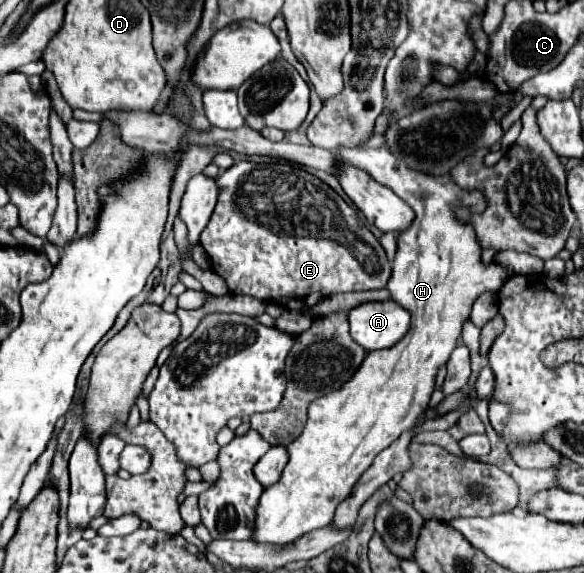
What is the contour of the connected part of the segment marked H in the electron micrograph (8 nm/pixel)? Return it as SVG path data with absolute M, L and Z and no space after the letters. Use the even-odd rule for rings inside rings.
M376 134L370 142L366 142L362 152L338 152L338 156L352 162L354 166L362 166L376 182L392 188L416 214L414 222L398 234L398 252L394 256L392 276L386 286L390 290L390 298L410 312L410 330L394 346L378 352L368 352L356 374L344 382L342 388L314 400L308 406L308 422L302 434L286 446L288 464L282 472L282 478L274 486L266 488L260 496L254 534L256 542L286 544L314 528L324 528L330 524L336 506L352 492L354 484L372 464L372 460L404 430L410 430L418 416L428 408L438 368L448 362L452 350L458 346L462 326L470 318L474 300L484 292L496 292L508 278L500 264L482 262L482 248L476 240L472 224L460 220L456 214L460 208L468 208L472 214L484 212L486 198L480 190L462 190L450 174L430 176L414 170L398 170L398 166L394 166L394 156L384 144L384 134Z

